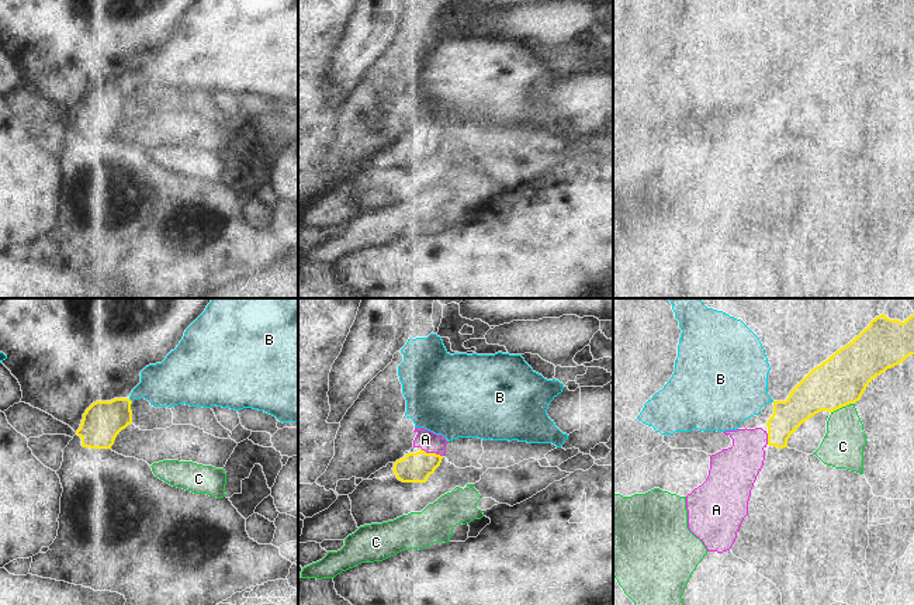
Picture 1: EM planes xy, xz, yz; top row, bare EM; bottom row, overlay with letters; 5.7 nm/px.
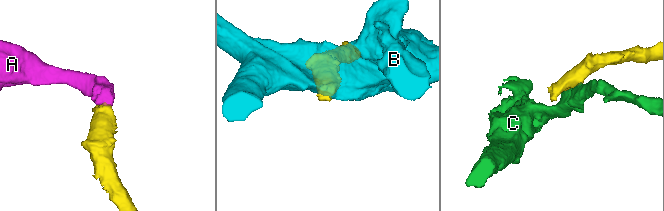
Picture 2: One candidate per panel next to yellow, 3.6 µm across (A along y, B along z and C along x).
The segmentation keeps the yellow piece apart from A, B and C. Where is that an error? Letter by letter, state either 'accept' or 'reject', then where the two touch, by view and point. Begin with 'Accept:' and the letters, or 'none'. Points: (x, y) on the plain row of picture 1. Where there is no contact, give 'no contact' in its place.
Accept: A
A: accept; contact xz (432, 138)
B: reject; contact xy (130, 85)
C: reject; contact yz (842, 90)

